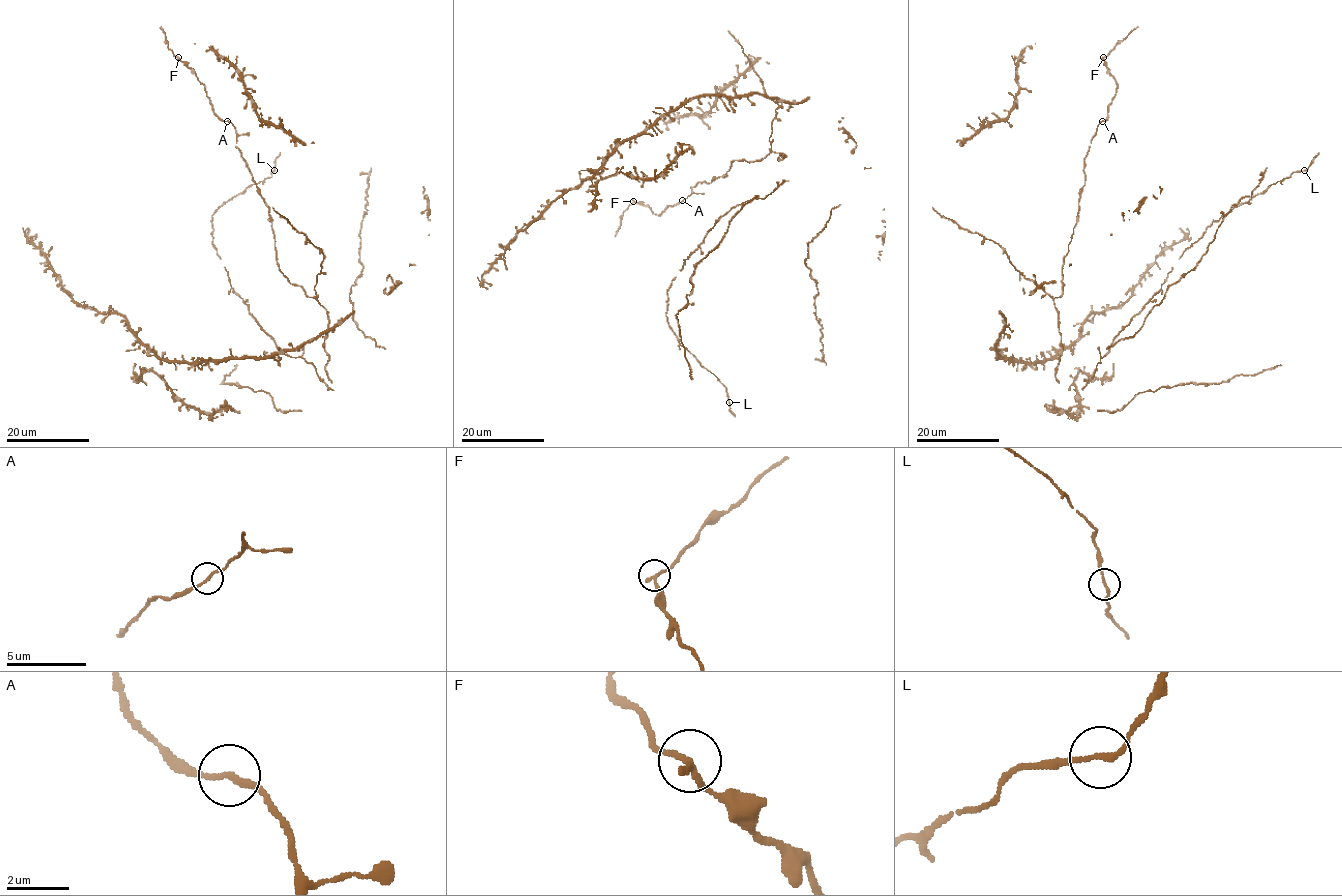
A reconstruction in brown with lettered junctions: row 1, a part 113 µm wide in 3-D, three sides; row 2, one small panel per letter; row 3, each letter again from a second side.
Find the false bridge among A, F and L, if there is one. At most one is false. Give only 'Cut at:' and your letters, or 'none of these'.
Cut at: none of these

